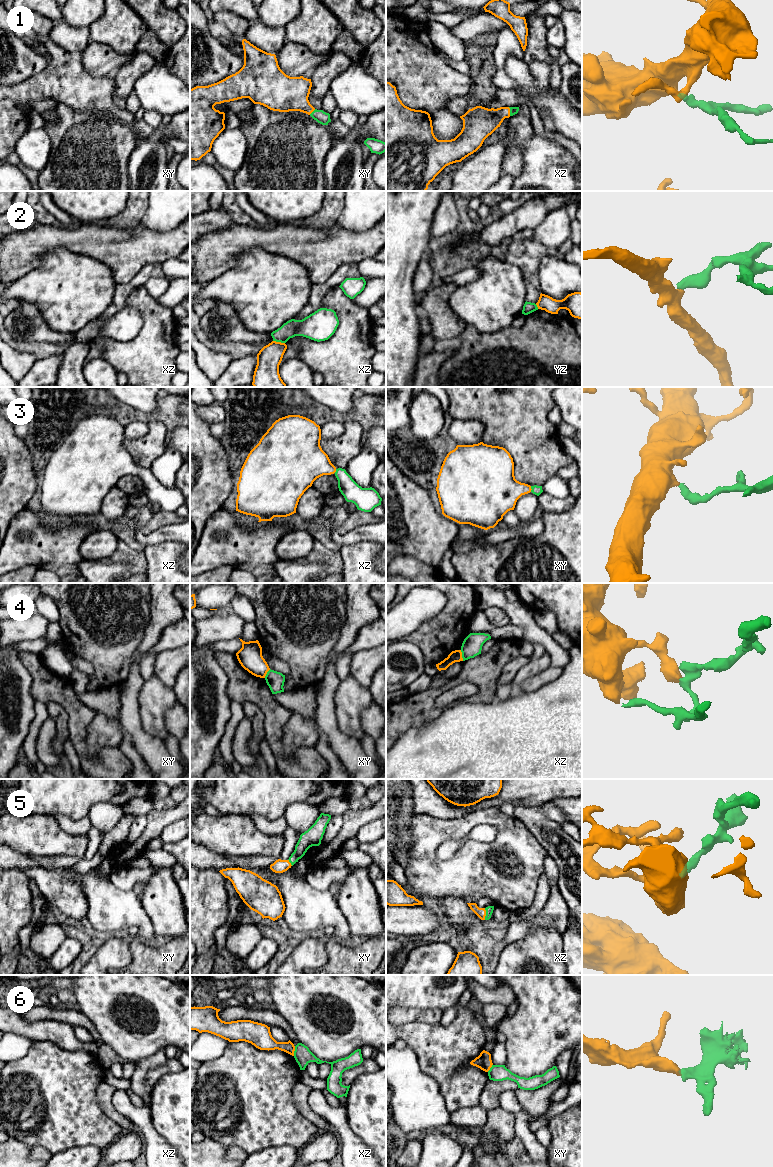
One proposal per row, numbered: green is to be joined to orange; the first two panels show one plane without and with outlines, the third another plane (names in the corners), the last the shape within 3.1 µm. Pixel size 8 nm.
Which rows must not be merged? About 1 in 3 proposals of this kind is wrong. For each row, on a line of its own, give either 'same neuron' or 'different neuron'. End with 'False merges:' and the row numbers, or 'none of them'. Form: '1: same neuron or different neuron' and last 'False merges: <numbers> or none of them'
1: same neuron
2: different neuron
3: same neuron
4: different neuron
5: same neuron
6: different neuron
False merges: 2, 4, 6

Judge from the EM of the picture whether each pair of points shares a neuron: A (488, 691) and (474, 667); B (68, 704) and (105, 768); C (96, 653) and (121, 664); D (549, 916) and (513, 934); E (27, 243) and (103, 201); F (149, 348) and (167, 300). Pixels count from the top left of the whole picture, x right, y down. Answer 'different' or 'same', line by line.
A: same
B: same
C: same
D: same
E: different
F: different

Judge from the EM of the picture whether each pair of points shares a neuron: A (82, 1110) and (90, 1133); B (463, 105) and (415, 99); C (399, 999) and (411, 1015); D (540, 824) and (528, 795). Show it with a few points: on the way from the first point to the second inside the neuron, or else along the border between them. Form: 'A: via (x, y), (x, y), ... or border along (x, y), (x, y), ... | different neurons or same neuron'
A: via (82, 1116), (82, 1121), (88, 1127) | same neuron
B: border along (467, 94), (451, 97), (445, 106) | different neurons
C: border along (396, 1007), (414, 1007), (428, 1010) | different neurons
D: border along (542, 804), (514, 806) | different neurons

